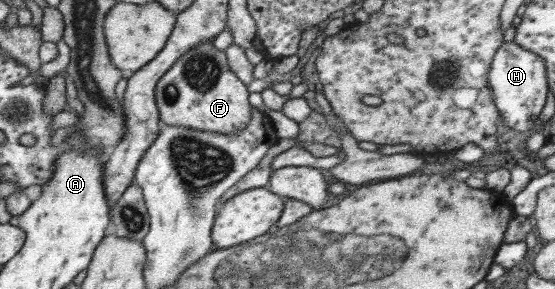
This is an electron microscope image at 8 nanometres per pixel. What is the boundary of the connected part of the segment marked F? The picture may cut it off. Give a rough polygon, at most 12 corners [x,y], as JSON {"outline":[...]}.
{"outline":[[203,40],[159,77],[160,123],[235,134],[246,85]]}

